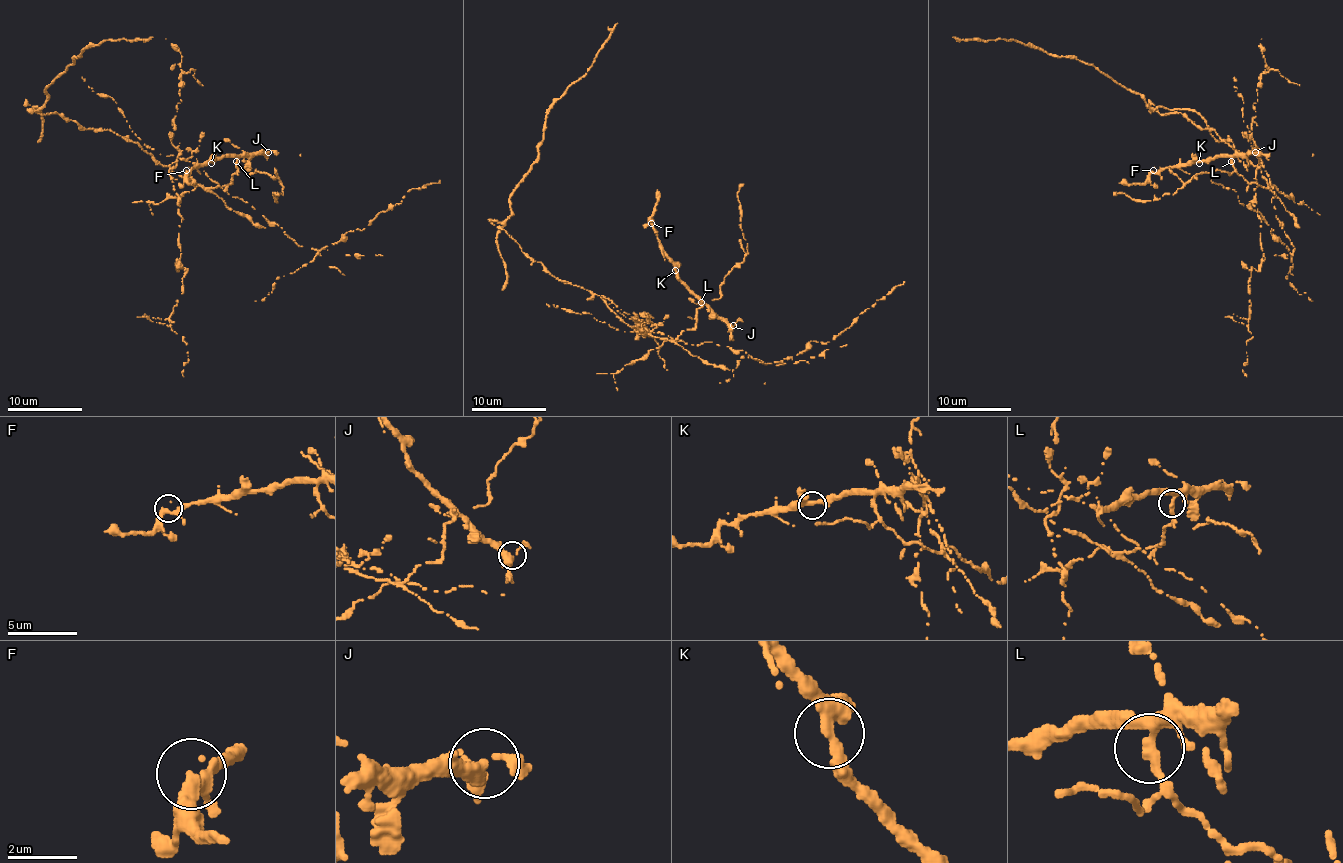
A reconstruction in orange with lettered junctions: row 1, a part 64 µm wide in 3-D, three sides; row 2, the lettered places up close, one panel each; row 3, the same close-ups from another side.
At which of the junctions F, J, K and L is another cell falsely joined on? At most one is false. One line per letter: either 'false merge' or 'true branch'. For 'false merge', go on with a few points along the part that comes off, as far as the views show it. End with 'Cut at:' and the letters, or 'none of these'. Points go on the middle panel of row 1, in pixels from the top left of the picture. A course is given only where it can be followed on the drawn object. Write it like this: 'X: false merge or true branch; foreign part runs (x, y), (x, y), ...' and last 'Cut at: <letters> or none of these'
F: true branch
J: true branch
K: true branch
L: false merge; foreign part runs (701, 301), (681, 340), (627, 325), (500, 227), (536, 162), (551, 106), (617, 22)
Cut at: L

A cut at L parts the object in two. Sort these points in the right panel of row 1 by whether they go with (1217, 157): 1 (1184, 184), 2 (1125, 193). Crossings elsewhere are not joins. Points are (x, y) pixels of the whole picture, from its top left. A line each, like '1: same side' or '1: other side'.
1: other side
2: other side

